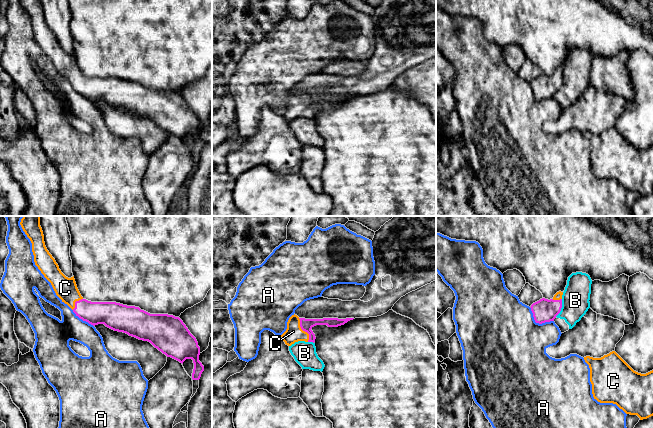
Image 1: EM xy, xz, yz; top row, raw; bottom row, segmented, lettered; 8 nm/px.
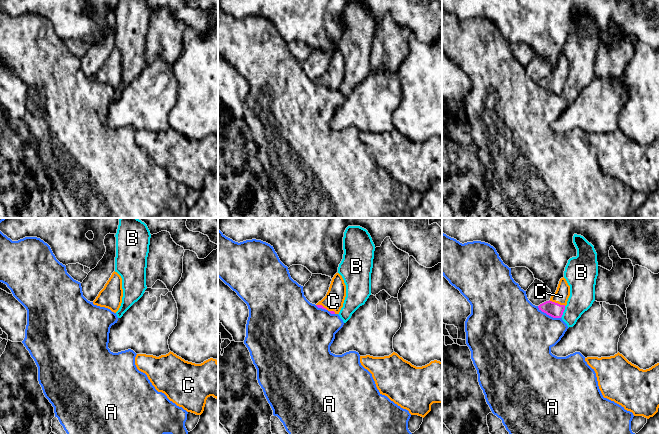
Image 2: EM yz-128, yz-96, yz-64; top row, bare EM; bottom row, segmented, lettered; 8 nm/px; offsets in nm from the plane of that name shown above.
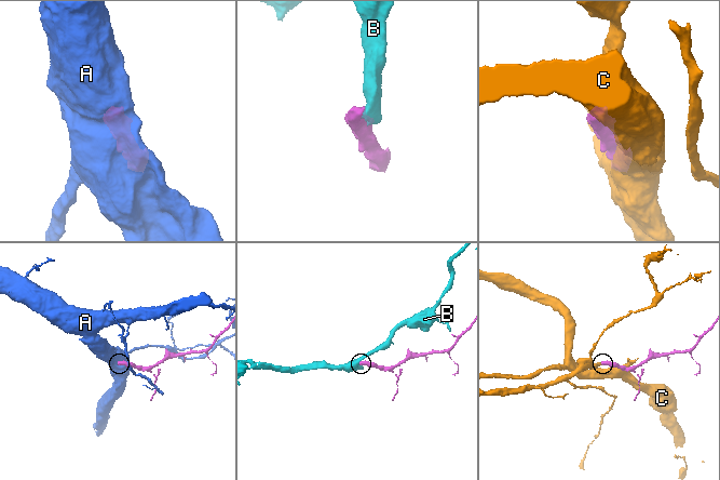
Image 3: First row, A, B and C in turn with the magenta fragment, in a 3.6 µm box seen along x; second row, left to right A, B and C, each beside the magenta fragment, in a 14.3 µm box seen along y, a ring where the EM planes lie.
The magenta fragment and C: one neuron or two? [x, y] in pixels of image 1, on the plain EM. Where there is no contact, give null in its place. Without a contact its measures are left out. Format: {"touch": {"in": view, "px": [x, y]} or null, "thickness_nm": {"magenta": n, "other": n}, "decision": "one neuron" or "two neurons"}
{"touch": {"in": "xz", "px": [303, 106]}, "thickness_nm": {"magenta": 100, "other": 140}, "decision": "one neuron"}

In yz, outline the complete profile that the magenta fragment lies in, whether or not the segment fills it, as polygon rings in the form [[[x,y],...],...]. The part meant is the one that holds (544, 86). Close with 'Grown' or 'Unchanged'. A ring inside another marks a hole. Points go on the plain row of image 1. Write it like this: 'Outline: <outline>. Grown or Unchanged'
Outline: [[[557,68],[550,76],[542,74],[531,81],[531,87],[536,99],[554,97],[562,84],[563,68]]]. Grown

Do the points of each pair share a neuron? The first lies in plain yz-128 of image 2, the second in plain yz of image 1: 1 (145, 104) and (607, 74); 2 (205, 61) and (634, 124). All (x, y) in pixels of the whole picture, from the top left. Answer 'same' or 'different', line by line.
1: different
2: same

